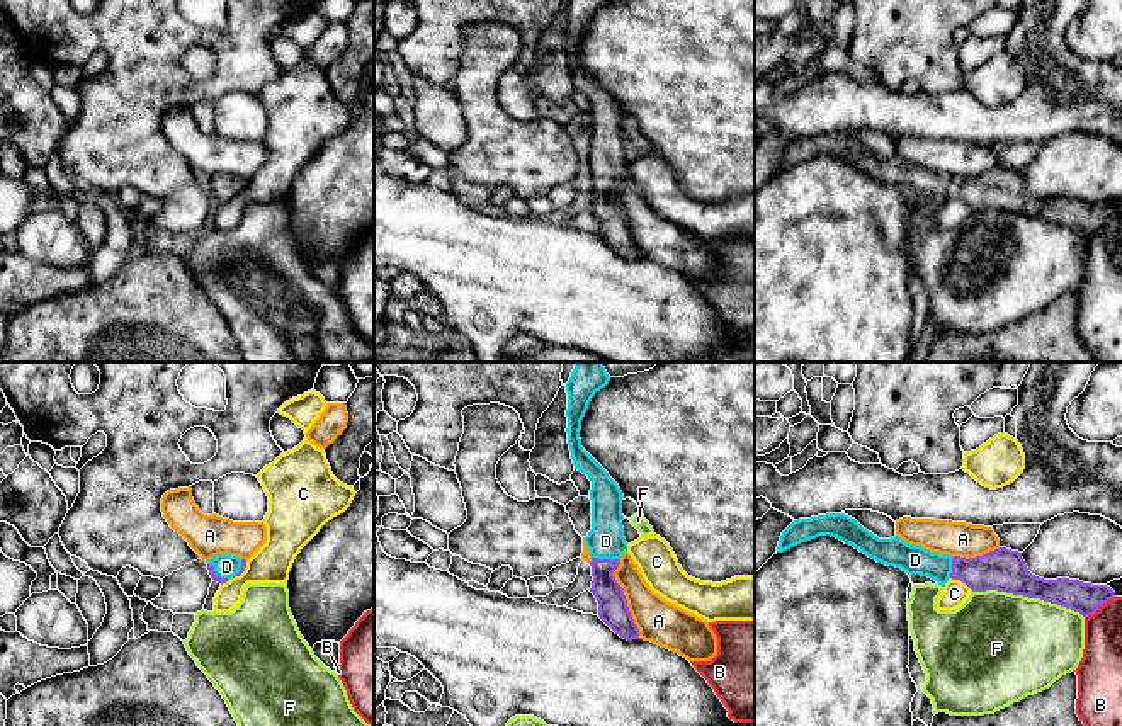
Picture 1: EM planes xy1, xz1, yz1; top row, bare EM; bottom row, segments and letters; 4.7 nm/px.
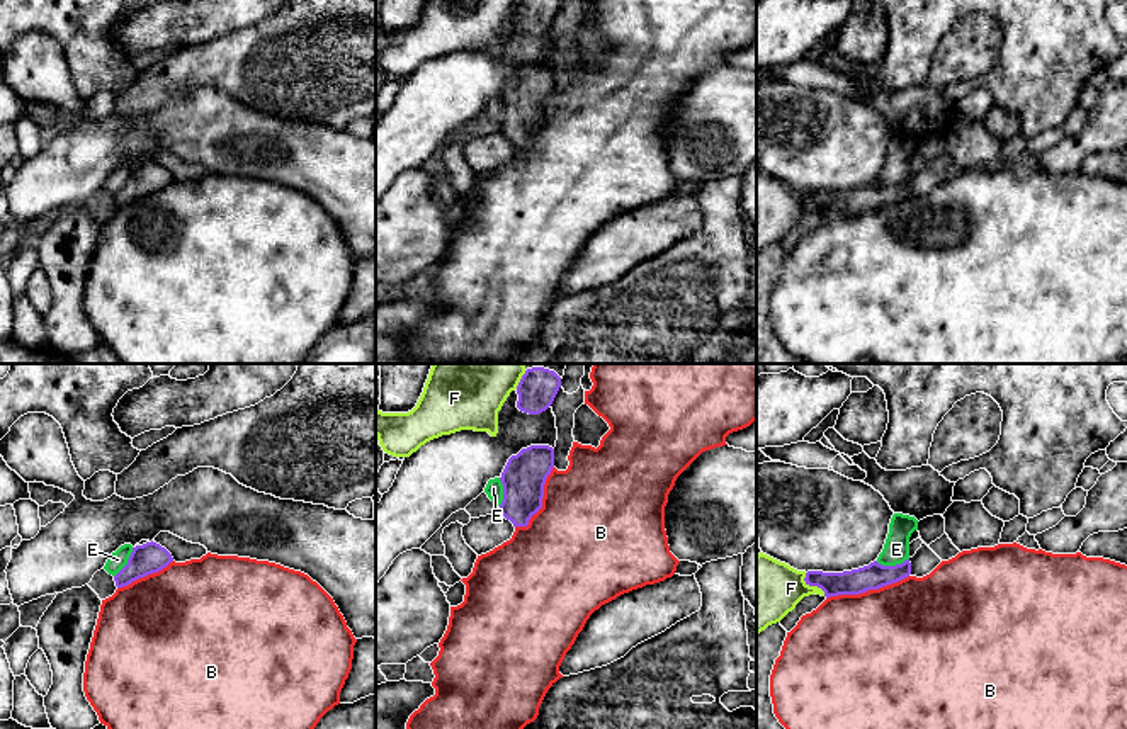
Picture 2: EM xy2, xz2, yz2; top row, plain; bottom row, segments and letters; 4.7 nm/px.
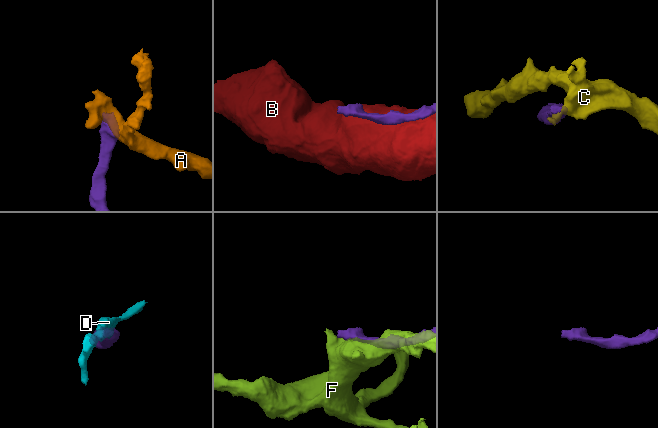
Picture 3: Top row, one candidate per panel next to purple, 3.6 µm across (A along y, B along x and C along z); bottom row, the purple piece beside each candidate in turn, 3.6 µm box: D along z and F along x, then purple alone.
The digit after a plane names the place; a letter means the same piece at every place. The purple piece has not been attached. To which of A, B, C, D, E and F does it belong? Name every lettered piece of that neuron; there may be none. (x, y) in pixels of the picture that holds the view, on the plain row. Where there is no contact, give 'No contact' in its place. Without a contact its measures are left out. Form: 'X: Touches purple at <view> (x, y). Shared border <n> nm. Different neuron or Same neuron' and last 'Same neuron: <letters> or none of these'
A: Touches purple at xz1 (624, 218). Shared border 380 nm. Different neuron
B: Touches purple at yz2 (867, 209). Shared border 400 nm. Different neuron
C: Touches purple at yz1 (963, 201). Shared border 130 nm. Different neuron
D: Touches purple at xz1 (606, 179). Shared border 140 nm. Same neuron
E: Touches purple at yz2 (891, 186). Shared border 160 nm. Different neuron
F: Touches purple at yz1 (1029, 216). Shared border 550 nm. Different neuron
Same neuron: D

